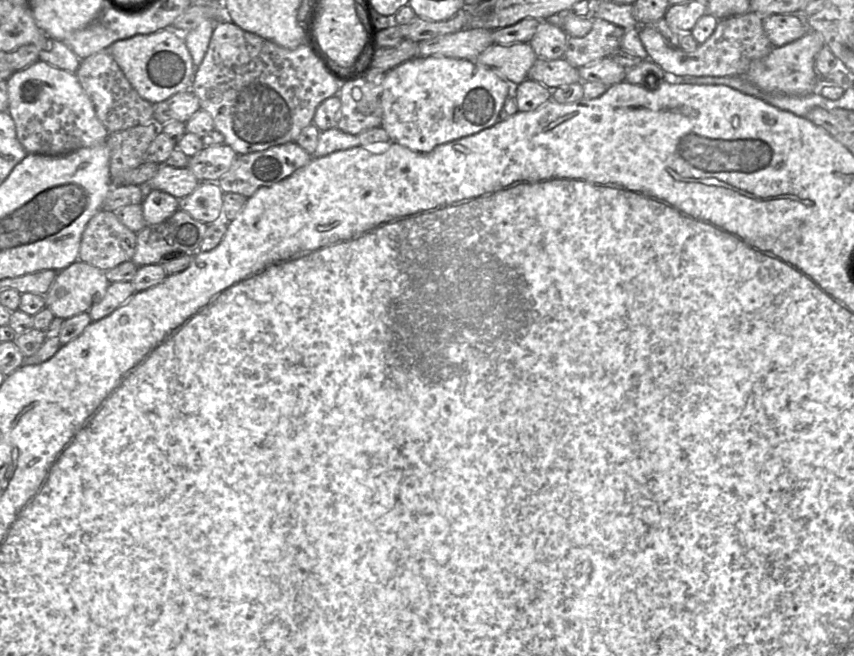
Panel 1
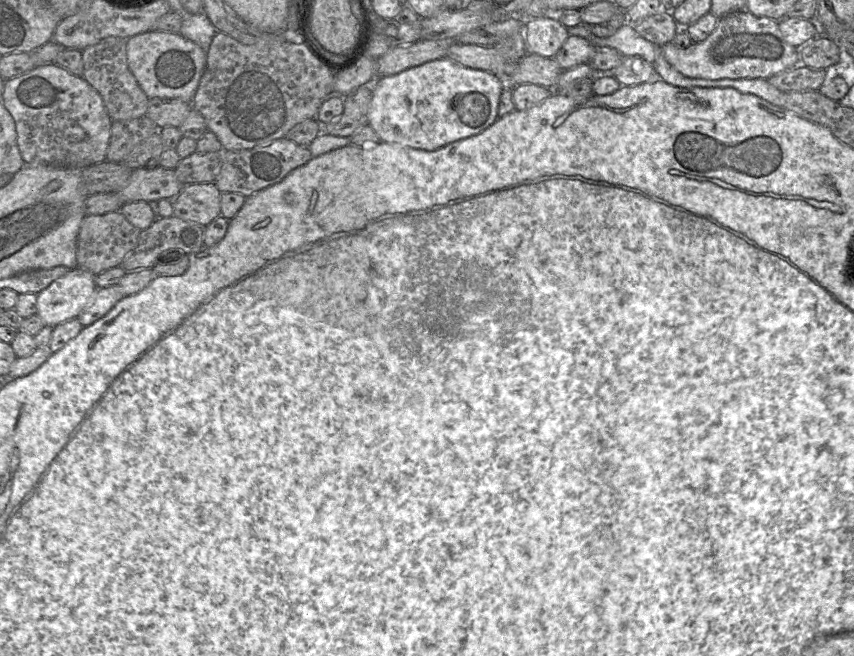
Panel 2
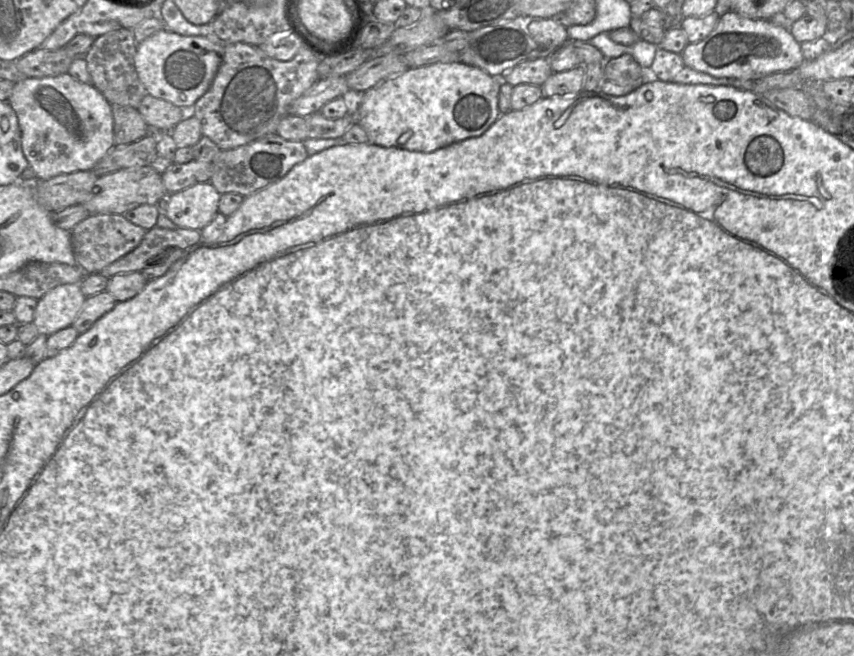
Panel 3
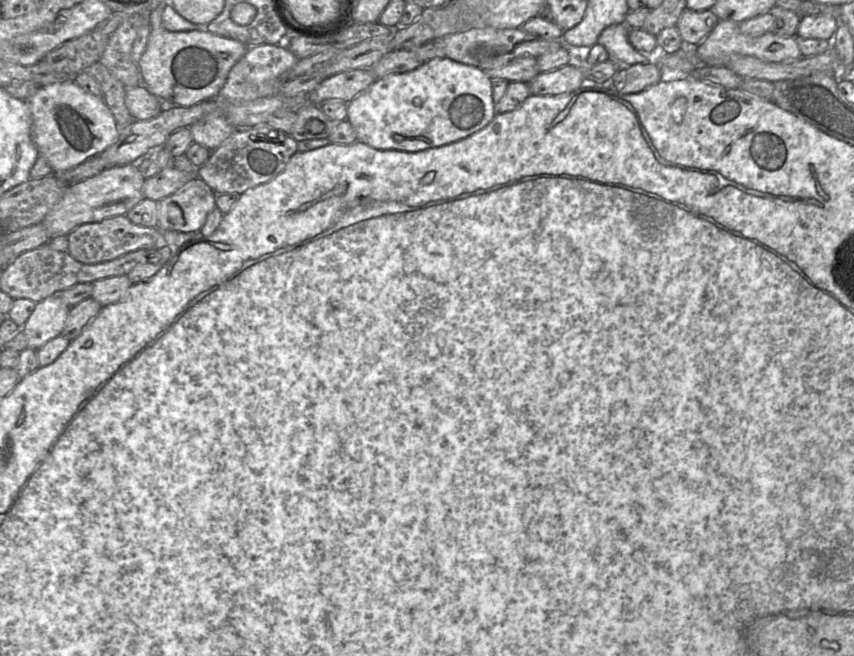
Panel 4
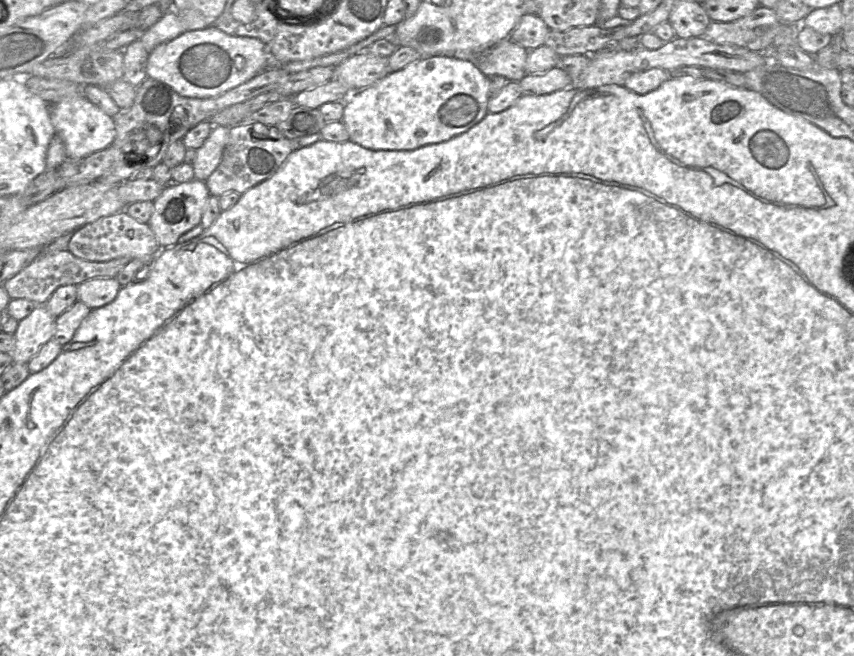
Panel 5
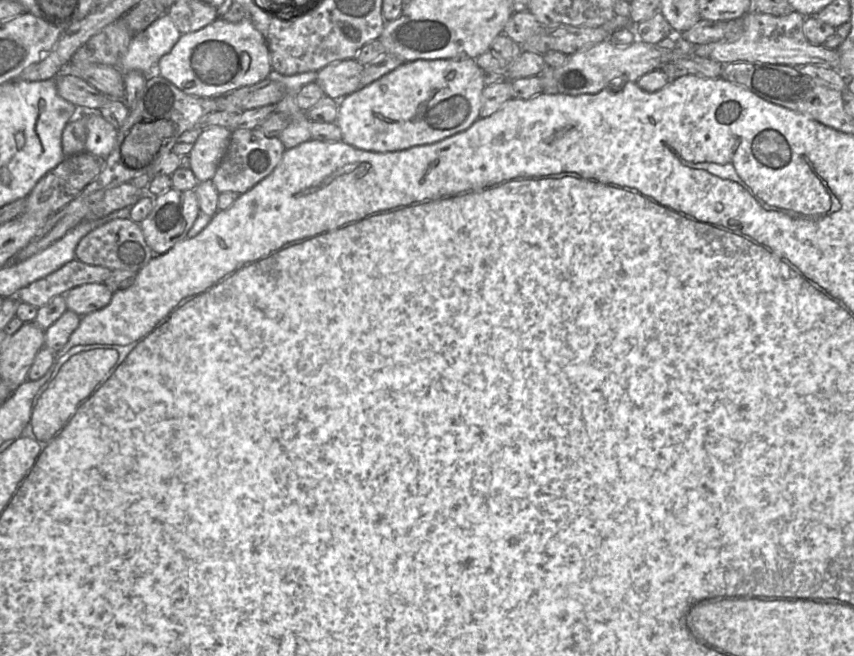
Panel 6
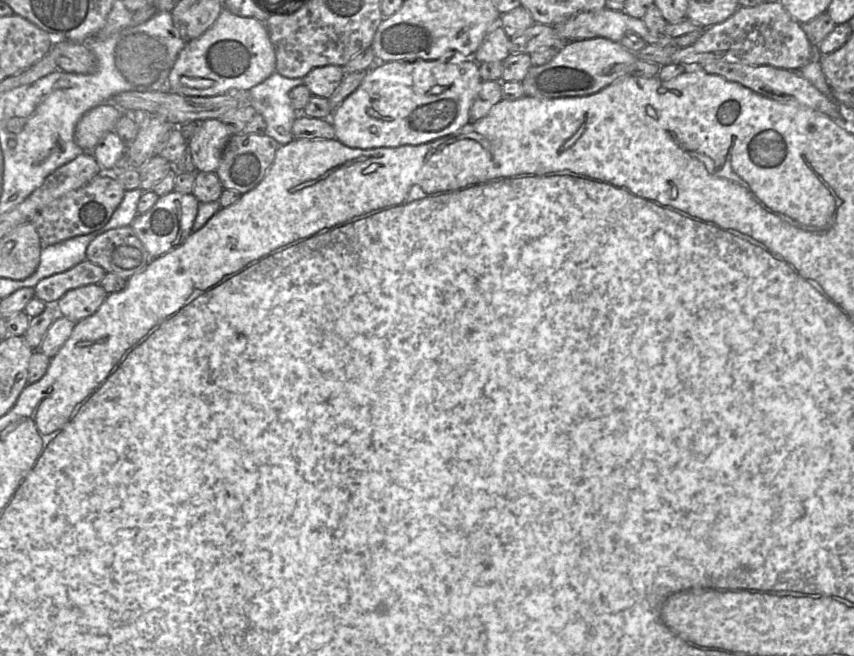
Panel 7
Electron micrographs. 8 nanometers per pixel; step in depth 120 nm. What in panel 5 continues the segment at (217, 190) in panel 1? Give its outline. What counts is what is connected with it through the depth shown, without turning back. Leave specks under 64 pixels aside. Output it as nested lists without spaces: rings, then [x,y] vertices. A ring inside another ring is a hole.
[[[197,179],[184,183],[171,183],[164,187],[162,193],[153,201],[154,211],[147,223],[162,249],[177,244],[183,234],[201,223],[210,196],[205,181]]]

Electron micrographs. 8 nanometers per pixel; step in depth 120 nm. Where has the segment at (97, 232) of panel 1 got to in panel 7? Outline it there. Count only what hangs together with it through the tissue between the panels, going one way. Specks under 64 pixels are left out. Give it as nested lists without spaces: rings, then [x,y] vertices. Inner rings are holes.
[[[131,226],[114,228],[96,237],[87,247],[86,259],[125,280],[151,260]]]

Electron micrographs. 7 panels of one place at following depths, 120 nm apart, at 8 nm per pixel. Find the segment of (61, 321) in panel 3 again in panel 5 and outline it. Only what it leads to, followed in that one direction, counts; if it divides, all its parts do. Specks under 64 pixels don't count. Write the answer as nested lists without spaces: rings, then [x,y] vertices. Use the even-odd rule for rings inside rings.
[[[36,305],[35,309],[27,317],[19,321],[14,333],[15,345],[10,352],[14,363],[28,363],[44,344],[53,339],[56,318],[45,305]]]

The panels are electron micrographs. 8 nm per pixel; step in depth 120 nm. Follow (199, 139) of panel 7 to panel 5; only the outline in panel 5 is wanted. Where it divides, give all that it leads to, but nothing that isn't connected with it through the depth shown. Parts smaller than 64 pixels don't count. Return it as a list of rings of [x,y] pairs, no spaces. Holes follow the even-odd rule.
[[[214,126],[204,144],[196,150],[196,158],[192,164],[194,179],[206,181],[218,167],[229,140],[229,128]]]

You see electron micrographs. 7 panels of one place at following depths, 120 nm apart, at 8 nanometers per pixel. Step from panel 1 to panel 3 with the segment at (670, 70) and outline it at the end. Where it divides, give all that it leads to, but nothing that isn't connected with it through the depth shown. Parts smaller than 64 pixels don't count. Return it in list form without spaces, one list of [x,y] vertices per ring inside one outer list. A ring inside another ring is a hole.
[[[728,11],[701,41],[688,43],[680,53],[689,68],[715,78],[758,79],[777,72],[790,72],[804,61],[800,44],[790,32],[770,20],[745,18]]]

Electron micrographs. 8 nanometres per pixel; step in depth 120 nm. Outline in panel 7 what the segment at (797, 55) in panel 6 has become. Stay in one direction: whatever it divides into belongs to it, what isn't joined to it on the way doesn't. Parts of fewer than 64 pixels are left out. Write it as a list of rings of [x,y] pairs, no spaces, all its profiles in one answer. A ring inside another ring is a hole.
[[[763,2],[755,7],[739,6],[724,22],[704,29],[695,43],[677,49],[671,62],[703,65],[711,61],[726,61],[799,71],[810,62],[814,50],[802,25],[788,14],[780,2]]]

